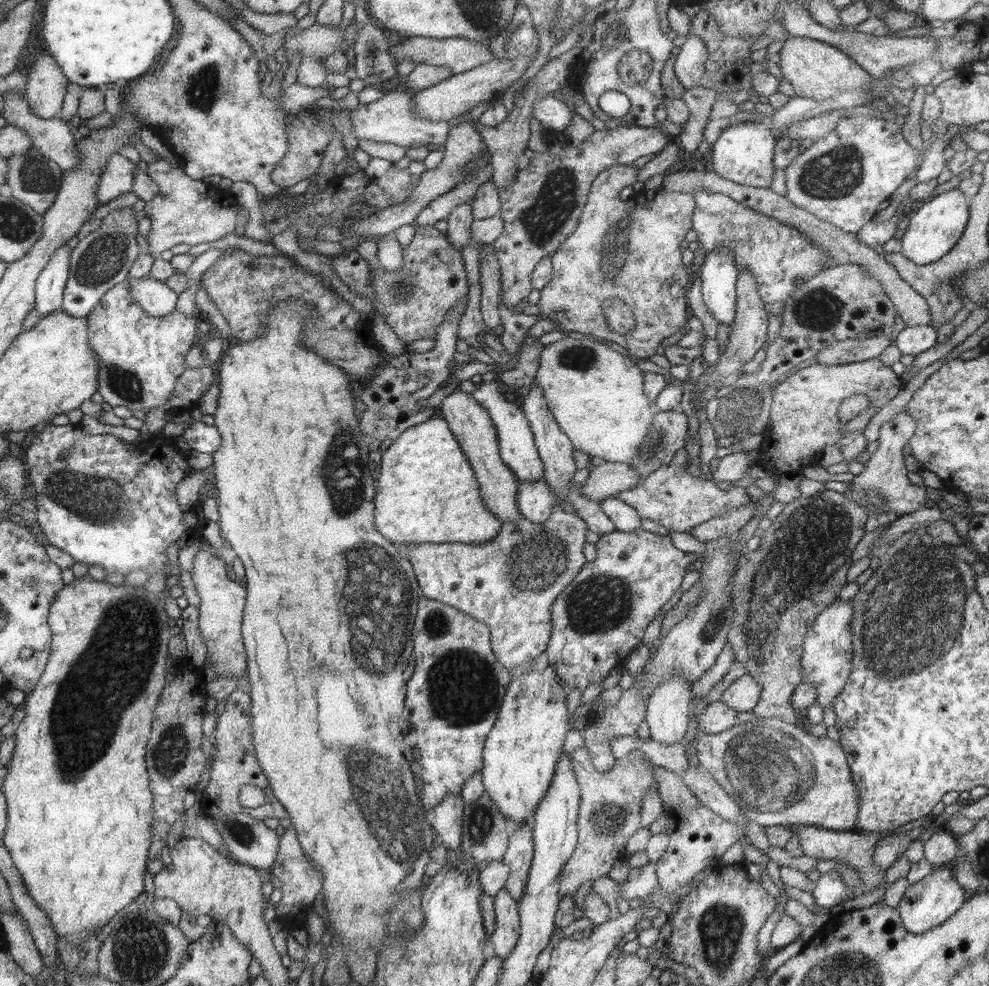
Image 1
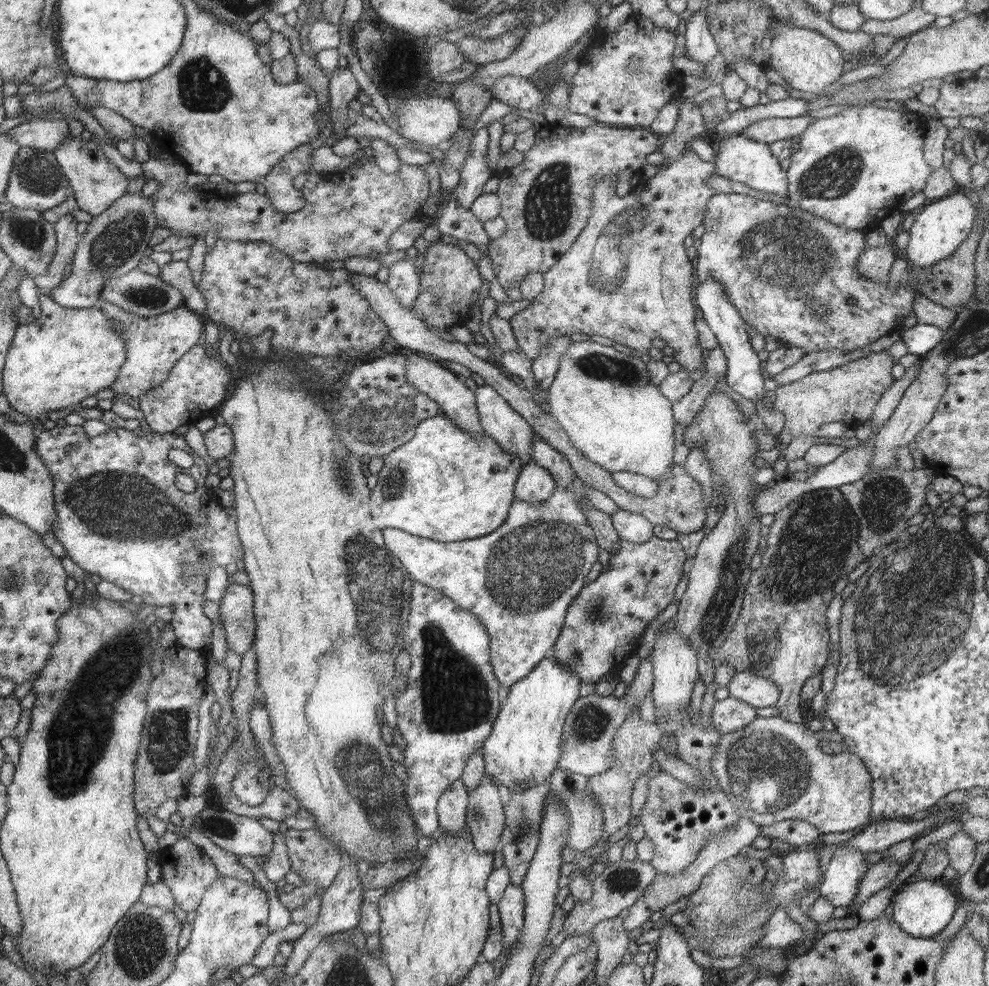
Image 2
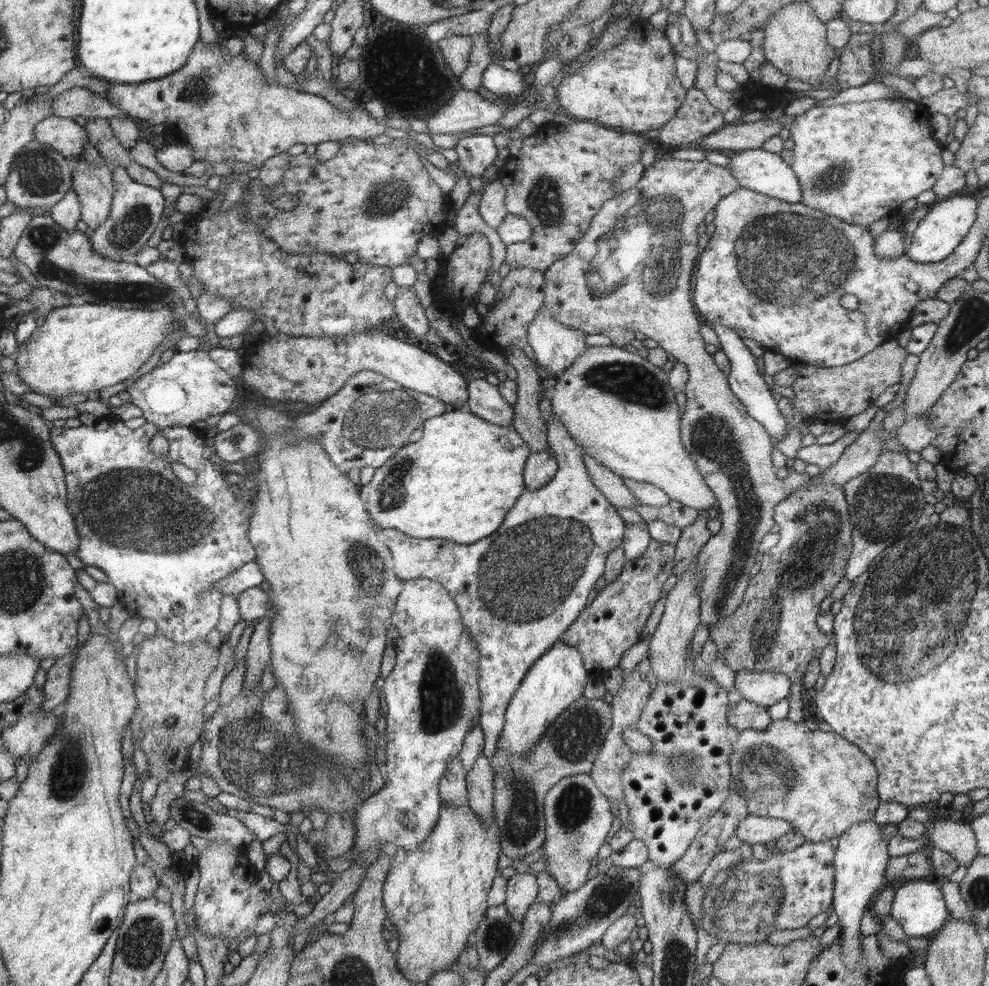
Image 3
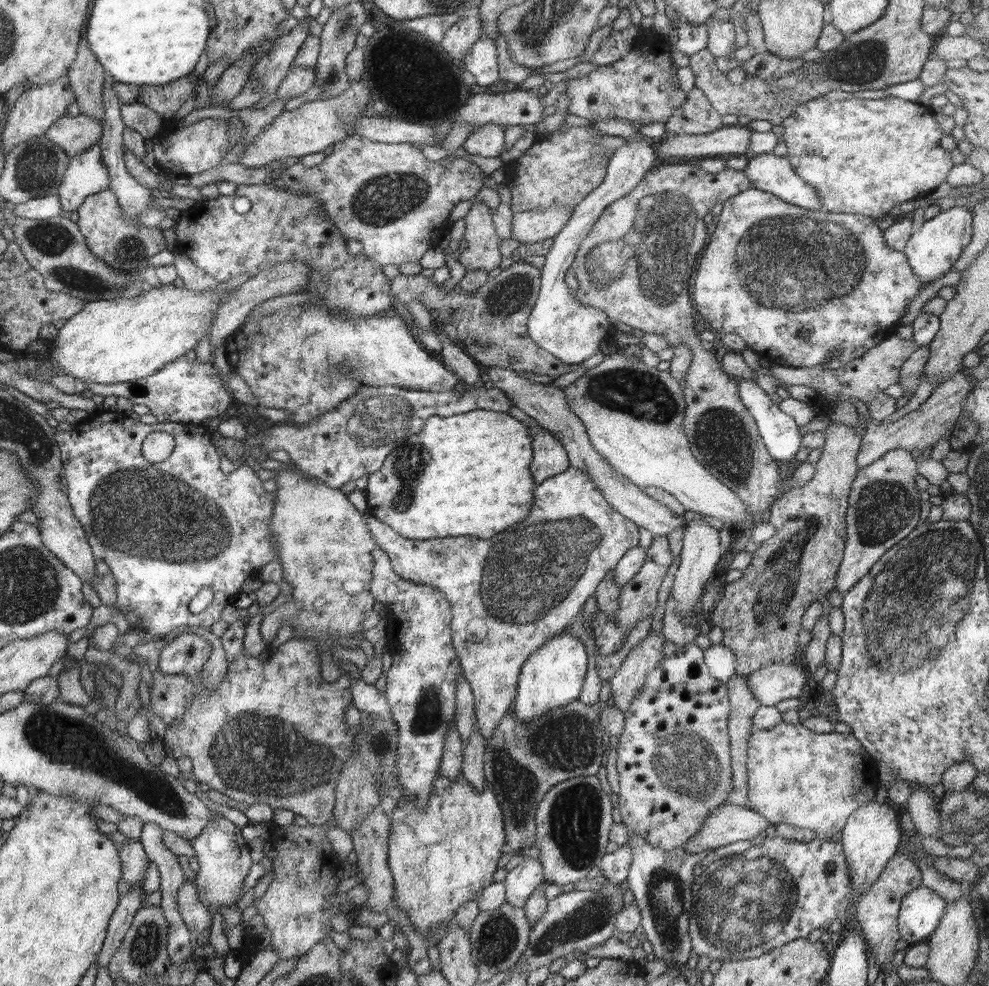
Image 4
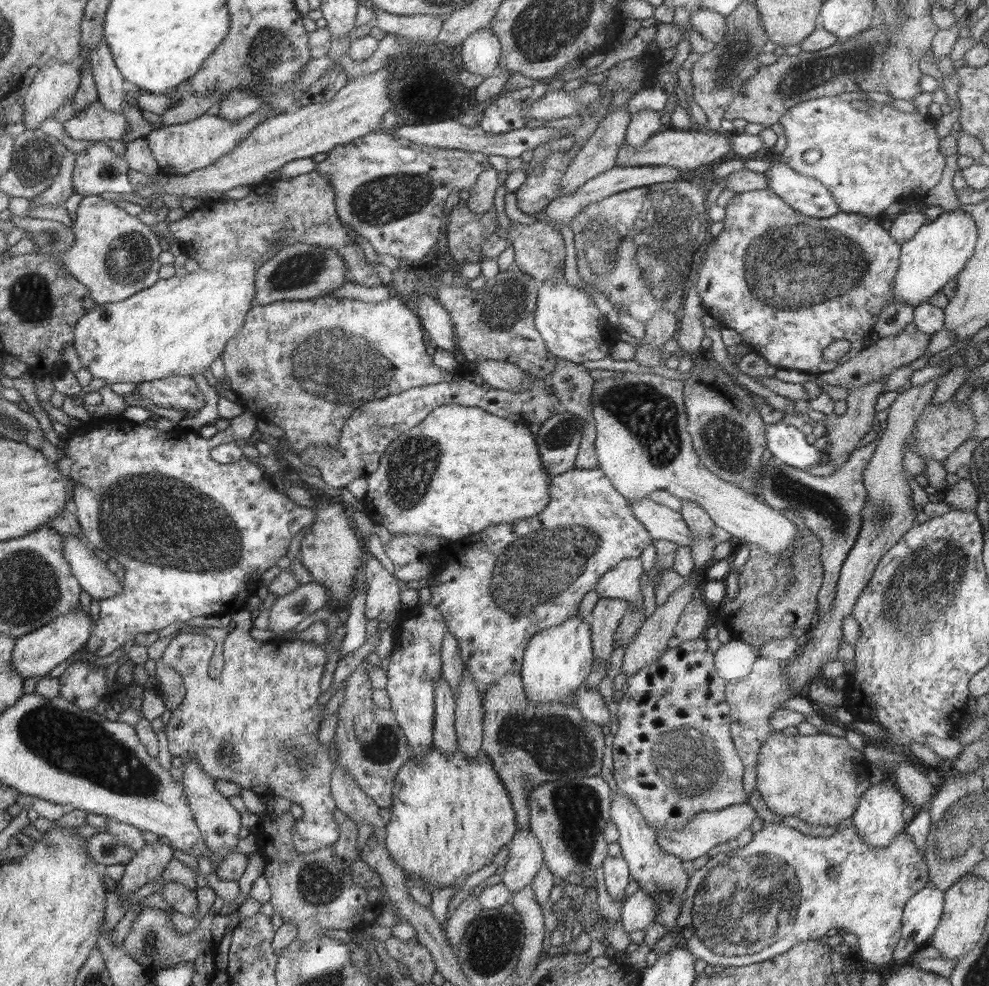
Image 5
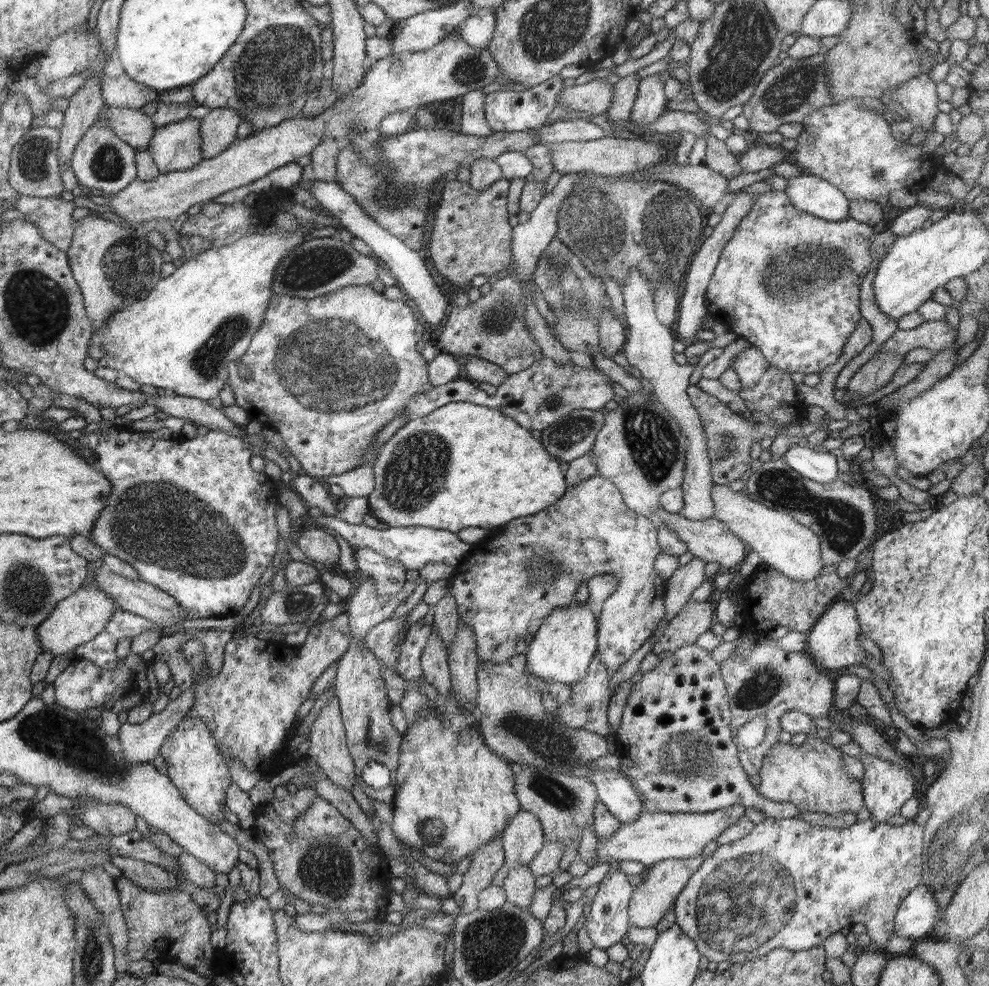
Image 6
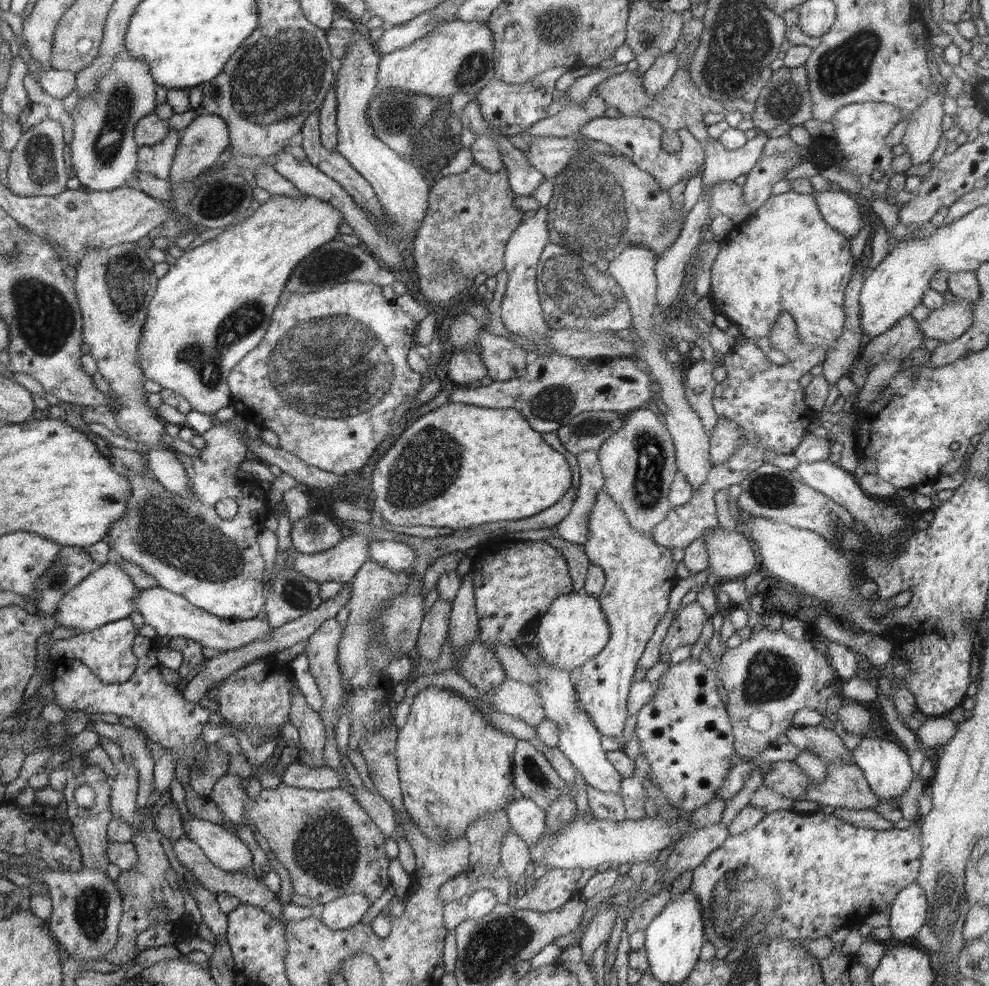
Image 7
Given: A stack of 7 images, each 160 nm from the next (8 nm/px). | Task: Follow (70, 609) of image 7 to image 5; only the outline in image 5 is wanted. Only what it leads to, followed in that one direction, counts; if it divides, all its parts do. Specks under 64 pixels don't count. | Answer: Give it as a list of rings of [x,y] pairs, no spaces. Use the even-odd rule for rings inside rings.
[[[73,610],[68,614],[63,614],[54,621],[42,626],[41,629],[34,630],[33,633],[18,637],[13,648],[11,663],[13,669],[22,678],[32,678],[32,676],[46,677],[53,668],[68,660],[74,655],[92,636],[92,617],[82,610]]]

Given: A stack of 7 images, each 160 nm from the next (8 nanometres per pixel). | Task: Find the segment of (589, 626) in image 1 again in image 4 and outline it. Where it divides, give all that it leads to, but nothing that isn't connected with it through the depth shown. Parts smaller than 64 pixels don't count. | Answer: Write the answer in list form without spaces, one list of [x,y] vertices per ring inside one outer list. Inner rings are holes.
[[[667,535],[654,536],[652,544],[646,550],[646,559],[642,569],[634,578],[621,586],[615,611],[611,615],[607,615],[600,609],[596,609],[591,616],[591,636],[593,636],[597,646],[597,654],[608,656],[618,652],[625,647],[624,636],[627,636],[643,618],[653,616],[653,612],[658,606],[656,597],[658,596],[658,590],[660,590],[660,584],[662,584],[662,580],[664,580],[674,559],[672,551],[669,549]]]

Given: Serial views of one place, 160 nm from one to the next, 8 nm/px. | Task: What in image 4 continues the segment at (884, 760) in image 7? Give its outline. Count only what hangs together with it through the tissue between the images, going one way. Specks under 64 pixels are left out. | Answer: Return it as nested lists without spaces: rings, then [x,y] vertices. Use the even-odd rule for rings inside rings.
[[[875,799],[863,804],[847,820],[842,831],[842,846],[845,854],[847,869],[853,886],[853,896],[860,897],[878,880],[887,862],[901,850],[905,835],[899,825],[902,808],[893,806],[888,801],[880,804]]]

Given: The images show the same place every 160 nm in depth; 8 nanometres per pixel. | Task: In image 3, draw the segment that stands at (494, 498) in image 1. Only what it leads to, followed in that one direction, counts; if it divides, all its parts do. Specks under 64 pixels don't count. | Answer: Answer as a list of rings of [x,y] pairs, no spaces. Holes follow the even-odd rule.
[[[365,330],[365,332],[358,332],[353,336],[345,336],[344,338],[310,338],[309,336],[296,338],[287,334],[267,334],[263,332],[257,336],[253,345],[246,344],[245,347],[247,351],[242,357],[243,386],[248,390],[254,388],[254,390],[257,390],[258,395],[270,398],[274,402],[290,400],[290,402],[302,401],[308,404],[318,402],[320,404],[327,398],[333,397],[353,374],[373,370],[386,375],[394,382],[399,382],[410,391],[433,396],[451,405],[453,410],[469,410],[467,380],[464,375],[456,371],[447,362],[442,361],[437,355],[412,345],[412,342],[403,342],[387,335],[384,331]]]

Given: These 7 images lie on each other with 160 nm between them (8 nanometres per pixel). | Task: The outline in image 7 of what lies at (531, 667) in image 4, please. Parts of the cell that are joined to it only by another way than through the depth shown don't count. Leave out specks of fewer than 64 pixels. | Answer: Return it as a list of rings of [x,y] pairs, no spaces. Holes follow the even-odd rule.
[[[570,591],[553,600],[550,608],[539,618],[534,641],[543,662],[571,671],[592,660],[607,645],[609,638],[610,627],[597,597]]]

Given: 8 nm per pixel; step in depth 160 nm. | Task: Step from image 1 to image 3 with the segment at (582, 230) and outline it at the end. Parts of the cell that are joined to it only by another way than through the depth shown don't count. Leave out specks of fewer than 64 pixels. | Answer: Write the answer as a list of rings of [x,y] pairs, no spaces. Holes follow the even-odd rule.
[[[665,151],[643,172],[640,180],[636,186],[630,187],[628,190],[620,192],[614,198],[608,199],[602,208],[594,215],[590,227],[586,234],[582,235],[582,240],[576,243],[574,250],[564,258],[553,262],[545,271],[543,275],[546,279],[546,286],[544,287],[544,306],[543,310],[549,310],[553,314],[553,319],[572,330],[583,330],[586,334],[604,334],[612,340],[615,347],[624,347],[626,344],[630,344],[634,340],[634,334],[636,332],[642,332],[646,334],[652,340],[655,340],[660,347],[662,347],[670,356],[674,356],[676,360],[683,362],[689,372],[689,381],[686,383],[684,392],[686,393],[686,404],[684,404],[684,413],[681,418],[681,441],[686,451],[690,453],[692,461],[697,463],[699,472],[704,478],[706,485],[712,490],[712,493],[716,495],[716,501],[718,501],[717,518],[721,520],[721,529],[715,534],[711,535],[708,542],[701,548],[700,558],[698,558],[698,569],[702,576],[699,579],[699,613],[701,624],[707,627],[711,624],[716,624],[719,620],[722,620],[725,616],[730,616],[742,602],[744,593],[746,592],[749,580],[750,571],[752,567],[755,567],[755,557],[759,553],[758,546],[763,536],[766,536],[770,532],[770,528],[774,526],[775,520],[773,519],[774,508],[778,505],[778,502],[782,502],[790,496],[790,494],[804,489],[810,476],[806,474],[799,474],[794,470],[788,474],[783,480],[779,480],[776,476],[776,468],[773,464],[771,454],[773,450],[773,444],[771,436],[766,430],[758,423],[754,418],[746,412],[744,404],[738,400],[738,397],[730,390],[727,375],[725,375],[718,366],[715,365],[713,355],[709,354],[706,349],[706,343],[700,335],[700,326],[702,324],[702,318],[698,314],[692,300],[692,290],[694,290],[694,272],[696,272],[696,261],[700,256],[700,250],[698,249],[698,226],[705,222],[706,214],[724,198],[727,194],[732,194],[735,190],[738,190],[741,186],[739,182],[730,174],[728,167],[714,165],[706,159],[701,161],[691,160],[676,160],[671,156],[667,156]]]

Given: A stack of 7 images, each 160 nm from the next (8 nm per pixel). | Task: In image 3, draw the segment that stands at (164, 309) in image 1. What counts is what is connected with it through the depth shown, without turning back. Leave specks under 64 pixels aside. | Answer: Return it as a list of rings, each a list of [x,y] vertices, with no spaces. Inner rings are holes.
[[[41,215],[33,218],[19,238],[17,245],[13,248],[13,257],[16,257],[17,261],[30,269],[30,272],[39,280],[41,286],[76,297],[77,301],[125,308],[126,310],[158,310],[162,309],[163,306],[167,306],[167,304],[178,304],[177,292],[168,283],[154,278],[154,275],[150,274],[146,267],[140,267],[133,260],[118,262],[101,254],[96,254],[93,251],[93,245],[90,242],[88,233],[79,232],[77,228],[72,232],[66,231],[65,228],[54,222],[51,215]]]

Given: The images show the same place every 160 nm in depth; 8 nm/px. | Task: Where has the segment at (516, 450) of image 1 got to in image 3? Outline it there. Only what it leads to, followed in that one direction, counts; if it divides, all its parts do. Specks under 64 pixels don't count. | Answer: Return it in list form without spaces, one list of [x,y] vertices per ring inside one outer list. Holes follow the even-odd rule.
[[[468,373],[465,378],[467,380],[467,389],[469,394],[468,406],[472,414],[490,424],[512,424],[514,421],[515,410],[510,405],[498,389],[486,379],[473,379]]]

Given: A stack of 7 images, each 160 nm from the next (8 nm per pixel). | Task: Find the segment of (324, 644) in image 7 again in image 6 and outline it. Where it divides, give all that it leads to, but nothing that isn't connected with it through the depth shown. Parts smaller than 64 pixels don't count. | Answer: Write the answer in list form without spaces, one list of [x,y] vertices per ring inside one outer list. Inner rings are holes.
[[[333,696],[325,705],[325,708],[320,711],[311,726],[308,735],[311,743],[306,757],[316,762],[317,766],[323,770],[323,773],[336,786],[341,786],[344,790],[352,791],[353,784],[357,780],[356,764],[346,744],[347,740],[340,712],[340,703],[338,703],[336,696]]]

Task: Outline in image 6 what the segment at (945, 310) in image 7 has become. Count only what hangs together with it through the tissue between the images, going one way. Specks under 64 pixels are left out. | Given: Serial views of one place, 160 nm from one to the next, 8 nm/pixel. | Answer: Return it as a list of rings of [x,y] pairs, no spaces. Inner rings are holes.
[[[944,318],[924,321],[914,329],[896,329],[896,332],[880,345],[879,352],[906,354],[914,348],[927,348],[937,353],[952,346],[956,339],[956,327],[950,327]]]

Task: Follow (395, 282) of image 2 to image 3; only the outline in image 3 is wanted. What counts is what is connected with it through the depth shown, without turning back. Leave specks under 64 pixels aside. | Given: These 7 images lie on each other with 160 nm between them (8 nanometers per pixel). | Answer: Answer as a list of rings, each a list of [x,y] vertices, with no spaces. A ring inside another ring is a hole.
[[[398,287],[398,292],[394,298],[394,306],[397,307],[396,316],[398,320],[409,328],[409,332],[415,335],[417,340],[425,338],[425,334],[430,330],[428,317],[425,310],[420,305],[418,297],[413,287]]]

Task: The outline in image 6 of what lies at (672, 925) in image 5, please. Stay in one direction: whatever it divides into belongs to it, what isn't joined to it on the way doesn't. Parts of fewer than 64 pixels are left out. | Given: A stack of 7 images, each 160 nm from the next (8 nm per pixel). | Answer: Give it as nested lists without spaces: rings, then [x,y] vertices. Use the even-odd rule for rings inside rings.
[[[600,769],[590,772],[587,777],[597,788],[599,802],[606,805],[621,824],[632,822],[643,813],[643,802],[620,771]]]

